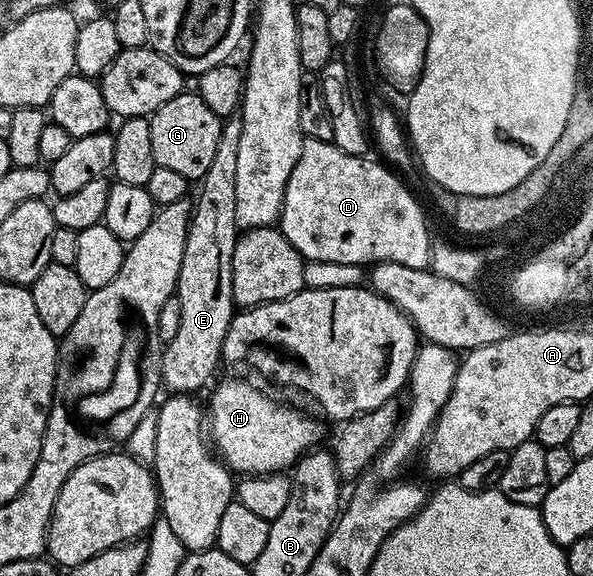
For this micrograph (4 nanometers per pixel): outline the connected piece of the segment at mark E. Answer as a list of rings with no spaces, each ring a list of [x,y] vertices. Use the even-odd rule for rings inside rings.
[[[231,116],[222,124],[220,141],[216,143],[216,156],[208,172],[200,179],[198,199],[193,199],[190,227],[186,230],[184,260],[180,260],[180,276],[176,297],[180,300],[180,329],[162,351],[162,386],[170,394],[193,395],[214,373],[222,362],[224,336],[232,324],[236,307],[232,292],[232,252],[238,243],[239,229],[236,220],[236,159],[240,149],[241,117]]]

